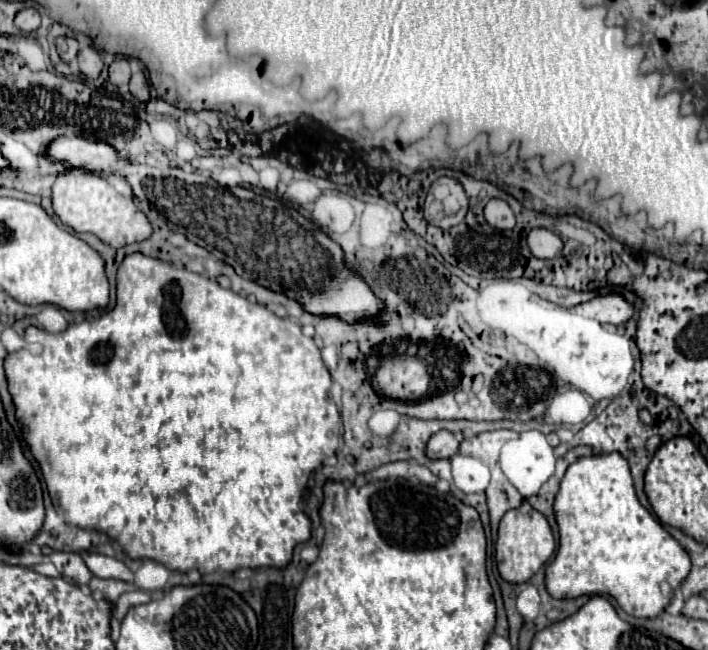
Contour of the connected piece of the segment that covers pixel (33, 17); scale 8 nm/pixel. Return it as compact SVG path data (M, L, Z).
M25 7L25 9L21 9L21 11L15 15L15 25L17 25L21 31L25 31L25 33L35 31L35 29L39 27L39 23L41 23L39 11L33 9L33 7Z

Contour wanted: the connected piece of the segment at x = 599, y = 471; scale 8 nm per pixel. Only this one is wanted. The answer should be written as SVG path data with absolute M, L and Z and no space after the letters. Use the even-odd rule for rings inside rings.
M619 453L577 459L565 473L561 489L557 493L557 525L559 525L559 549L555 559L545 571L547 591L555 599L575 599L581 595L611 595L619 607L635 617L655 619L665 611L669 599L661 593L661 583L667 581L673 589L687 579L691 571L689 553L681 543L671 537L663 525L639 503L629 463Z

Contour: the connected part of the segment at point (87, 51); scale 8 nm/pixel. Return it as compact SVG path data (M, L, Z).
M85 47L85 49L79 51L79 69L89 79L99 77L99 73L103 69L103 61L101 61L99 53L93 47Z

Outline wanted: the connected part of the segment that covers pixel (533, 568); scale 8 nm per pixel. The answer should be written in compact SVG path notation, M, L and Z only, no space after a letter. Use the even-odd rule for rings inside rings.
M513 509L507 511L499 525L495 559L501 577L509 583L525 583L529 581L541 565L545 565L555 551L555 537L543 513L537 509Z

